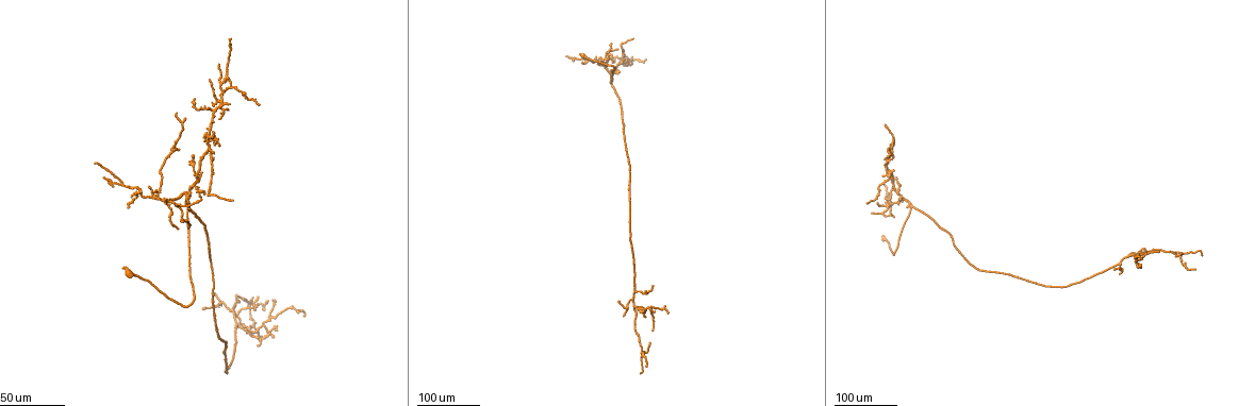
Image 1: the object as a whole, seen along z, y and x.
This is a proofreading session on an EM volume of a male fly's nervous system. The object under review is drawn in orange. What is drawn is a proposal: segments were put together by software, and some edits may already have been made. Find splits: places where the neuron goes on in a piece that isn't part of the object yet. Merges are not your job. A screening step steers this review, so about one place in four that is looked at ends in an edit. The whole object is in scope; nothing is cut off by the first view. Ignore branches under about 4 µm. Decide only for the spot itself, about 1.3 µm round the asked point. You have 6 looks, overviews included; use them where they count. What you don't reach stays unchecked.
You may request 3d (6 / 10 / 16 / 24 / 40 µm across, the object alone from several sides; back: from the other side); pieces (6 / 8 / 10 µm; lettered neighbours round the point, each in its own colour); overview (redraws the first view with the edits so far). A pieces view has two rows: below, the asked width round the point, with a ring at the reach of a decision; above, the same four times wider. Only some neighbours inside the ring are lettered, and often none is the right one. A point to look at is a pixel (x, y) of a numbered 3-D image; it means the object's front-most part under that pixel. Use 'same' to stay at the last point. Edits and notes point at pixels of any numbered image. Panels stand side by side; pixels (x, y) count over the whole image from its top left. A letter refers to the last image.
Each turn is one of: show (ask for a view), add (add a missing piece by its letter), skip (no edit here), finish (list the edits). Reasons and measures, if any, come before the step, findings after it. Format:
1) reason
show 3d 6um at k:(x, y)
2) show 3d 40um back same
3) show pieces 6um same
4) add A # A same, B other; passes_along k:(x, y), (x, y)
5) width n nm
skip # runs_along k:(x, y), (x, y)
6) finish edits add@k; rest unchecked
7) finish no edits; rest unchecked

end of a long branch
show 3d 24um at 1:(1201, 255)

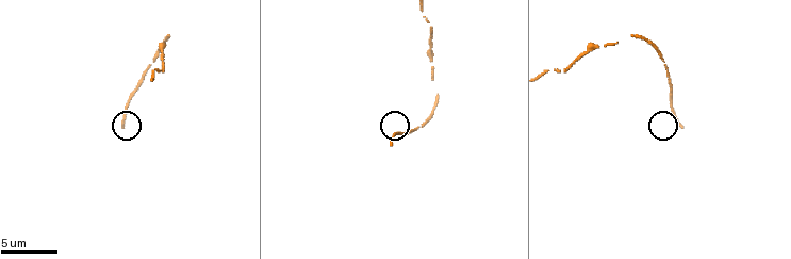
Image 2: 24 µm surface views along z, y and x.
show 3d 10um at 2:(681, 127)

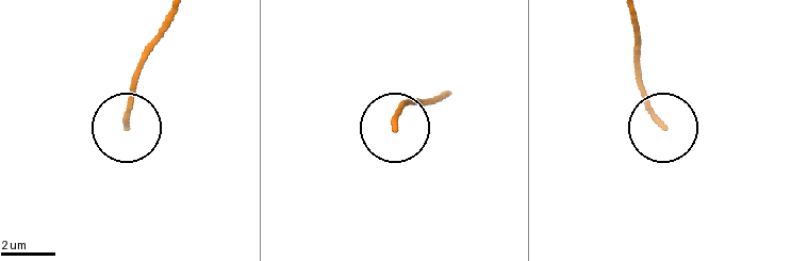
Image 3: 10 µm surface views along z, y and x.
show pieces 6um at 3:(124, 127)

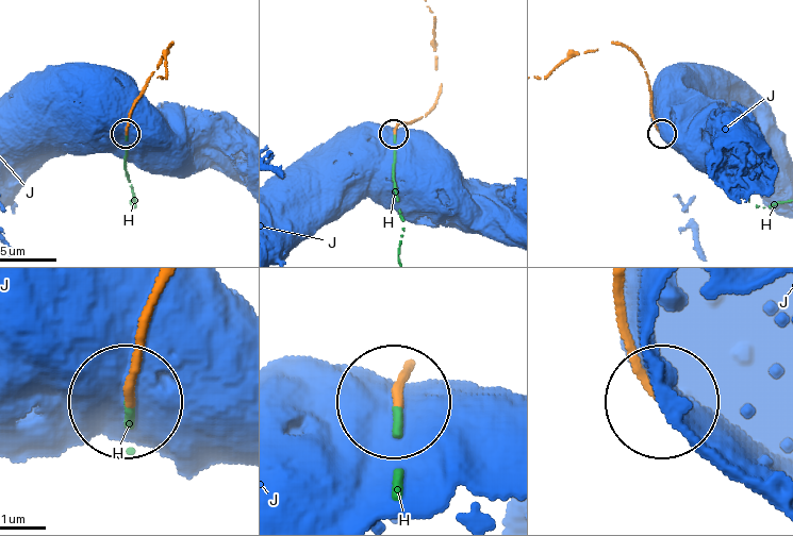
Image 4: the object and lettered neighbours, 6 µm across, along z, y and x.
width 160 nm
add H # H same, J other; passes_along 4:(408, 366), (392, 408), (392, 484); it goes on there

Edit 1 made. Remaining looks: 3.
an open end
show 3d 40um at 1:(1197, 270)

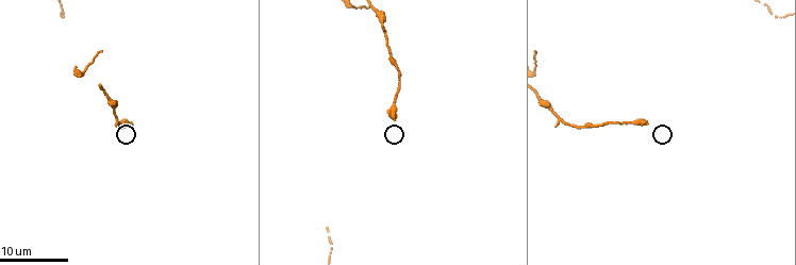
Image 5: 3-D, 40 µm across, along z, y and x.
show pieces 10um at 5:(645, 122)

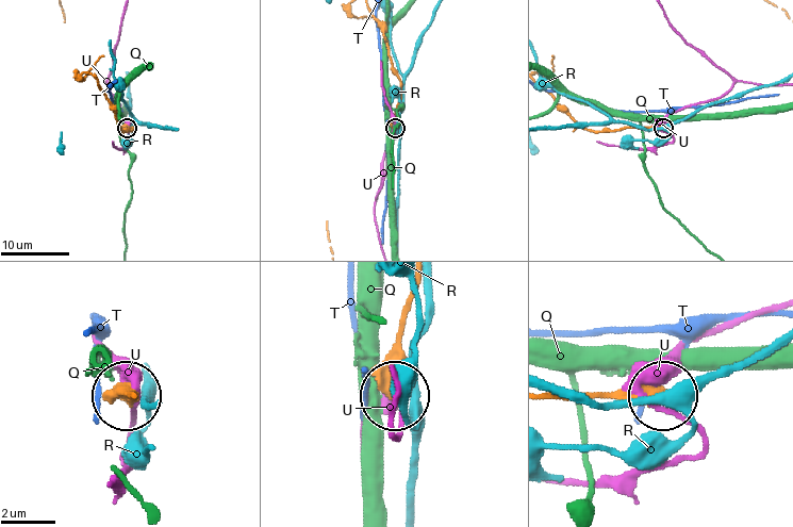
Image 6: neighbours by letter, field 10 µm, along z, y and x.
skip # Q other, R other, T other, U other; no lettered piece goes on from it

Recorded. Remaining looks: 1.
finish edits add@4; rest unchecked

